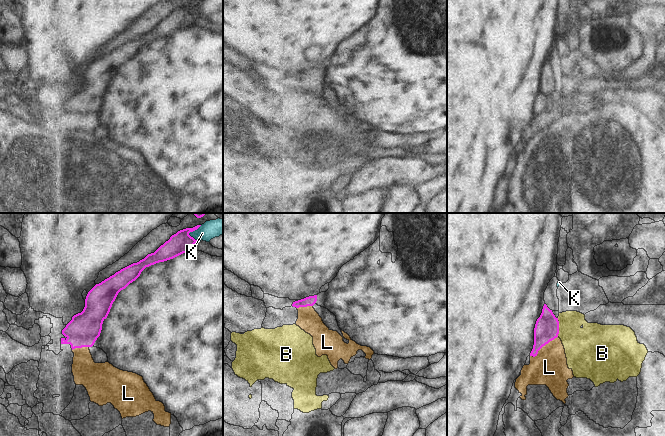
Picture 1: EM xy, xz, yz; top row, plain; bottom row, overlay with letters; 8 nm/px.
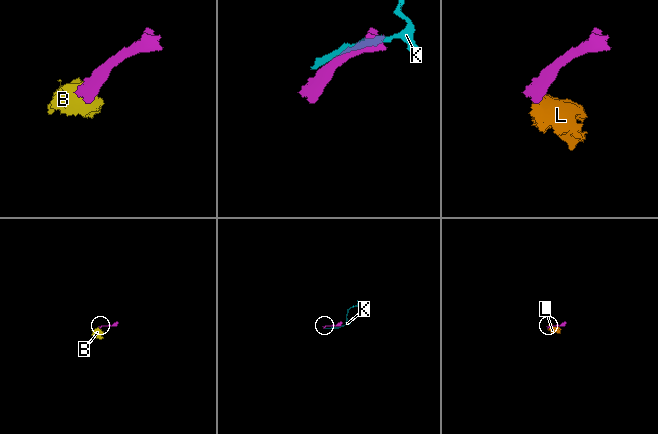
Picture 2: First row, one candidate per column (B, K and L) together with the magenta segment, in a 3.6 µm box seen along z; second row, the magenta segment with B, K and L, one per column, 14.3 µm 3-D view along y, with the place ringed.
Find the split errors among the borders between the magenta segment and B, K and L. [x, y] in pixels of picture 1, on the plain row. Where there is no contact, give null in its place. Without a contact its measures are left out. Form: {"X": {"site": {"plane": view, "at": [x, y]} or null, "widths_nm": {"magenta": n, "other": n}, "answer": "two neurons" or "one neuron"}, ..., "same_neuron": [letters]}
{"B": {"site": {"plane": "yz", "at": [558, 103]}, "widths_nm": {"magenta": 190, "other": 300}, "answer": "two neurons"}, "K": {"site": {"plane": "xy", "at": [190, 7]}, "widths_nm": {"magenta": 170, "other": 140}, "answer": "two neurons"}, "L": {"site": {"plane": "yz", "at": [543, 121]}, "widths_nm": {"magenta": 190, "other": 280}, "answer": "two neurons"}, "same_neuron": []}

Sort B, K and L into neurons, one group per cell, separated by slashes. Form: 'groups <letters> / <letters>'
groups B L / K

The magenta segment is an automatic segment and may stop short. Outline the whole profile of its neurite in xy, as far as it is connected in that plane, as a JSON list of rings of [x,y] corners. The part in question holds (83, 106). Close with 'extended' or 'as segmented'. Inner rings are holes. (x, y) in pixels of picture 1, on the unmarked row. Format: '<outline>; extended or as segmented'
[[[200,2],[178,7],[154,29],[148,30],[139,38],[121,45],[96,60],[86,72],[83,87],[74,91],[62,106],[65,113],[61,114],[61,120],[70,120],[72,126],[92,123],[100,112],[103,97],[107,94],[118,69],[135,57],[146,43],[192,27],[193,21],[198,17],[189,9],[197,6]]]; as segmented

